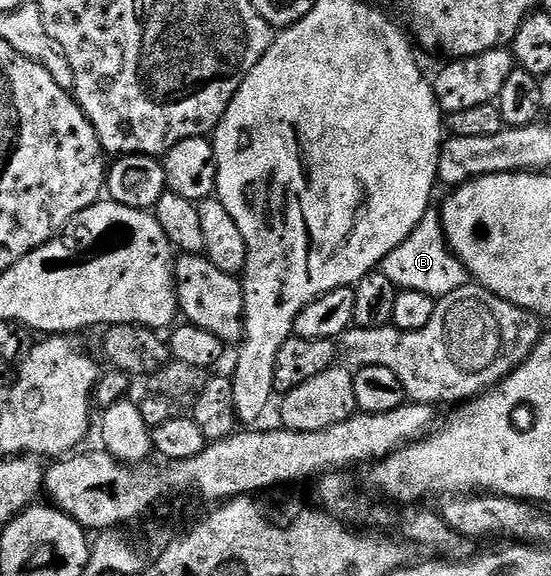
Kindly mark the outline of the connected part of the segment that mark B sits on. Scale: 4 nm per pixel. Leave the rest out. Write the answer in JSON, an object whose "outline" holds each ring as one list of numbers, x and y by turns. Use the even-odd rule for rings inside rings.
{"outline":[[429,210,406,240,386,254,382,271,386,278,390,278,390,282,394,282,397,290,418,290,434,298,454,294,454,290,470,282,468,267,452,252,452,247,444,237,441,213,436,210]]}

